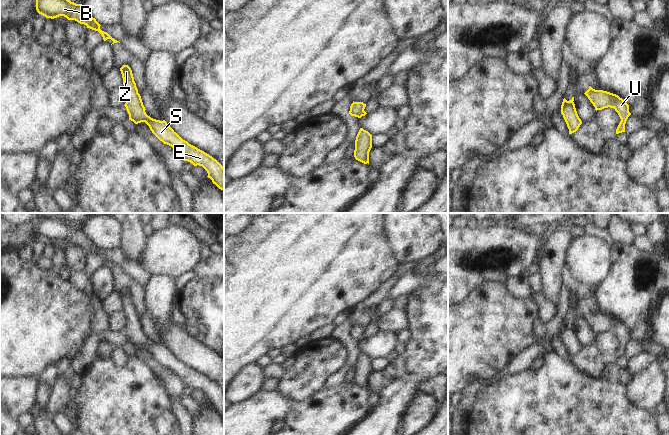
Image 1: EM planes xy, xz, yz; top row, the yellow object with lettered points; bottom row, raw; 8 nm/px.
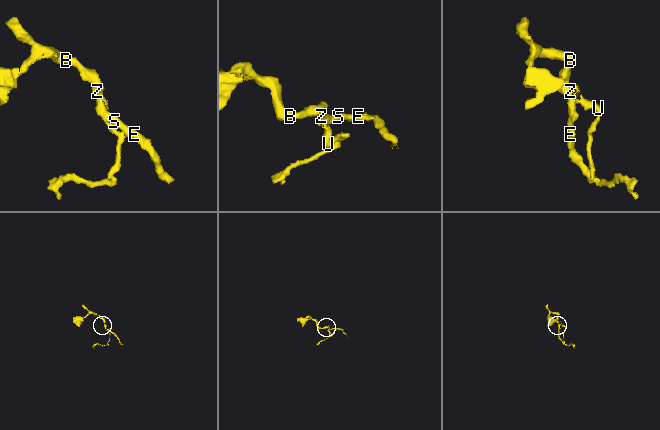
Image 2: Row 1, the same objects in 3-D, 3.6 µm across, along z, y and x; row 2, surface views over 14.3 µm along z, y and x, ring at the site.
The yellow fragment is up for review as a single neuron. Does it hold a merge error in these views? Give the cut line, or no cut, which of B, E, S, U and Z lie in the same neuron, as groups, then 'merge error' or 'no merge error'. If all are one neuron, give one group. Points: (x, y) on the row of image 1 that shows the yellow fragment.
cut in xz along (363, 110), (361, 115); B E S Z / U; merge error

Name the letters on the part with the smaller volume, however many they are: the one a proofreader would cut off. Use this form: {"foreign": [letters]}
{"foreign": ["U"]}

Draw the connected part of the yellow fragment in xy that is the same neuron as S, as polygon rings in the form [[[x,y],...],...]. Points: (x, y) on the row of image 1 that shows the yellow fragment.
[[[123,65],[120,71],[127,94],[124,106],[129,114],[129,120],[135,124],[145,122],[160,141],[171,146],[184,161],[188,161],[194,166],[202,166],[213,184],[224,191],[224,167],[209,154],[183,140],[165,120],[160,121],[148,116],[138,93],[131,68],[128,65]]]

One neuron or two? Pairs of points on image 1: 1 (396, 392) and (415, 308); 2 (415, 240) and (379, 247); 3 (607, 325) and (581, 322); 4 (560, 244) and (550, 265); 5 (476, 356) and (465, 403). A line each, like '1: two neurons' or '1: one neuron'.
1: one neuron
2: two neurons
3: two neurons
4: one neuron
5: two neurons

